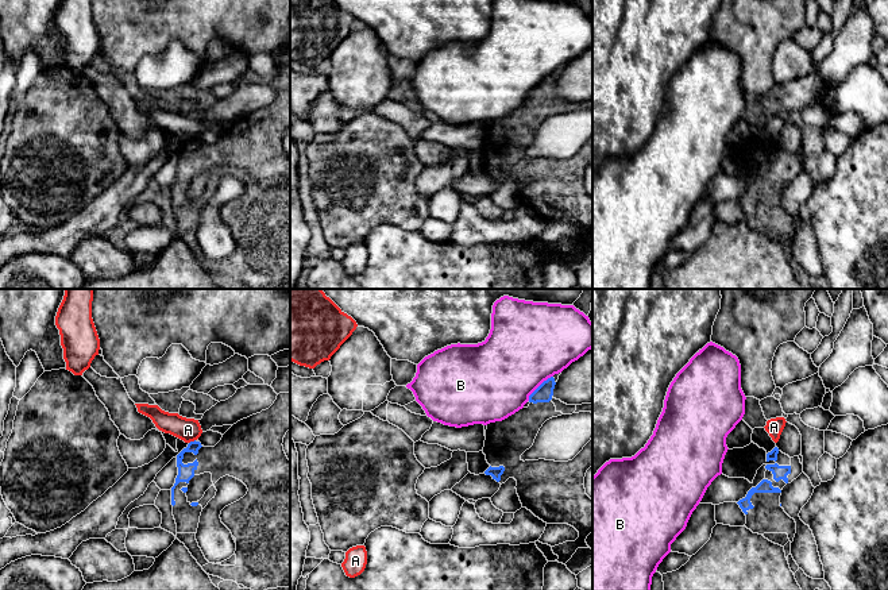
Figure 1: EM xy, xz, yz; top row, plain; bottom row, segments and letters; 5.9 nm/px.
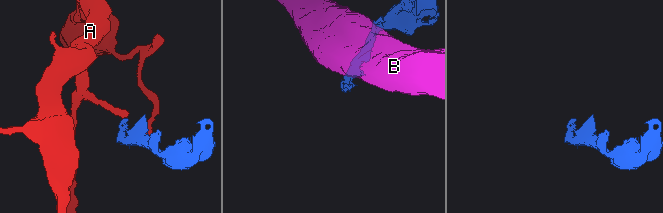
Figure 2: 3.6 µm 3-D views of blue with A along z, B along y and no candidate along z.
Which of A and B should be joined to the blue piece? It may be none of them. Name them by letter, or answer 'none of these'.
none of these

